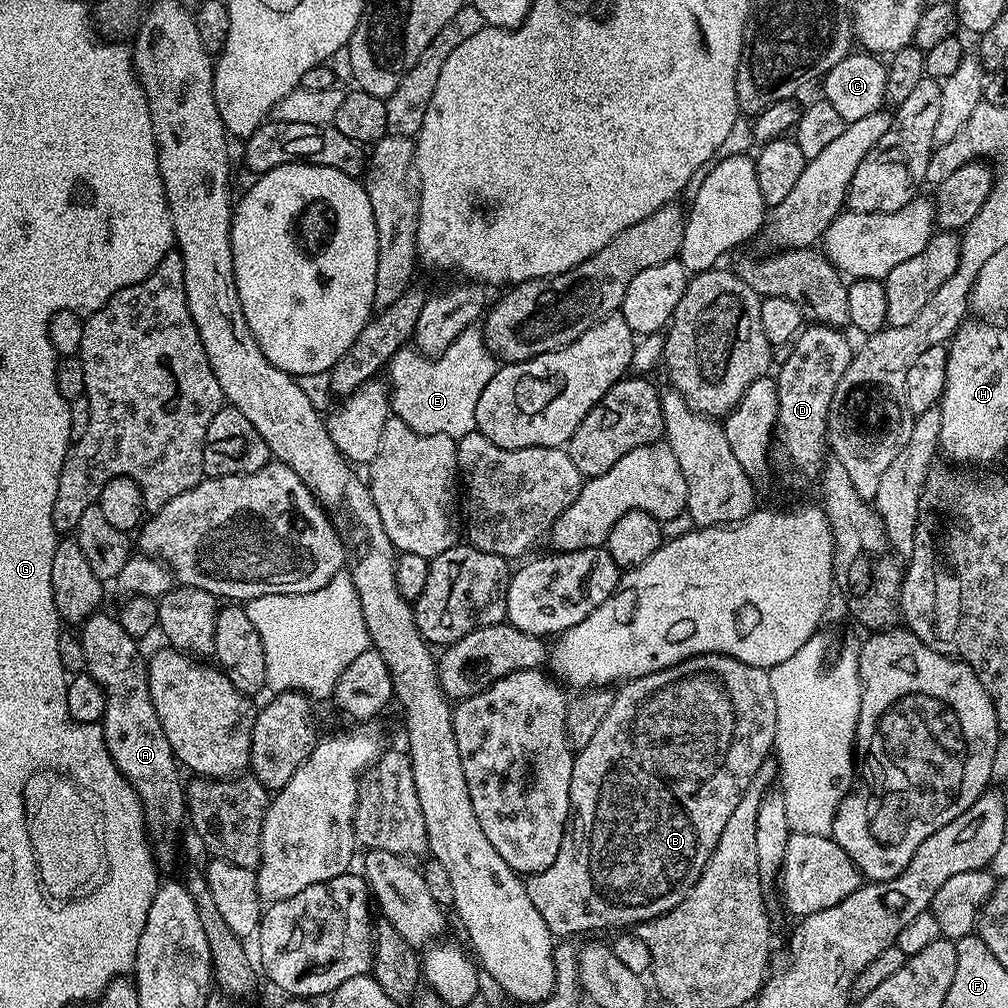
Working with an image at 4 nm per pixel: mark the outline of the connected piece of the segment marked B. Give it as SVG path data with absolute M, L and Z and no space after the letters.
M711 652L705 656L691 656L675 668L664 668L649 676L637 676L625 683L619 689L620 693L615 693L610 714L602 718L602 726L598 726L594 738L590 738L590 742L586 742L586 746L575 753L572 762L570 839L564 839L558 858L554 858L550 867L544 872L529 875L526 880L530 902L534 902L534 910L542 914L542 922L546 922L553 937L576 938L572 936L591 930L592 924L588 920L568 920L575 912L589 912L608 924L635 926L645 920L653 920L656 916L665 916L670 909L678 906L678 902L682 902L694 882L698 882L710 854L718 846L718 838L722 838L722 830L726 827L726 822L730 822L734 806L738 806L754 774L758 774L762 762L769 759L773 751L778 723L778 692L776 688L772 689L772 680L768 676L771 675L763 668Z

